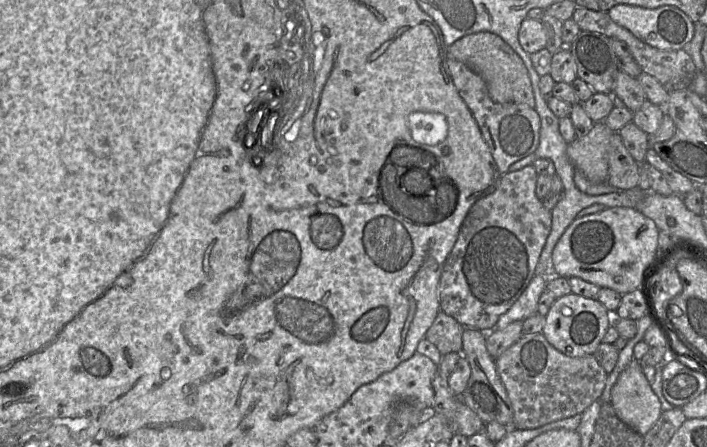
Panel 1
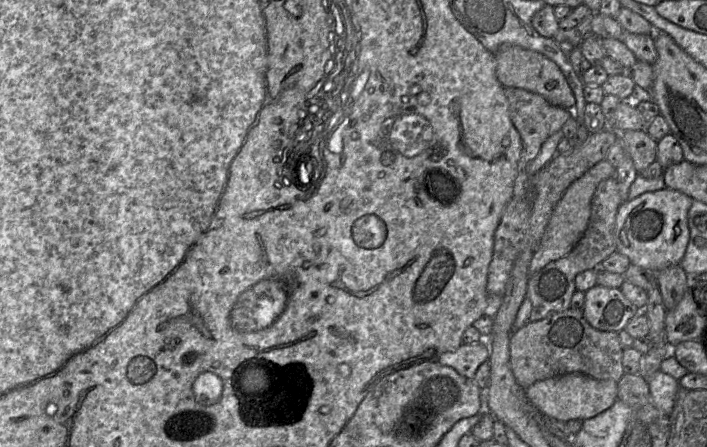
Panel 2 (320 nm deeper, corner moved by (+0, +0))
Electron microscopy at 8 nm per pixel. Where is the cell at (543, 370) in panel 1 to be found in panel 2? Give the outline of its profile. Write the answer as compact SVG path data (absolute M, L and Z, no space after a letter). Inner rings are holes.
M568 309L514 329L510 336L510 363L518 384L524 389L537 381L570 373L581 373L597 380L618 382L624 375L623 347L616 332L592 327L582 309Z

